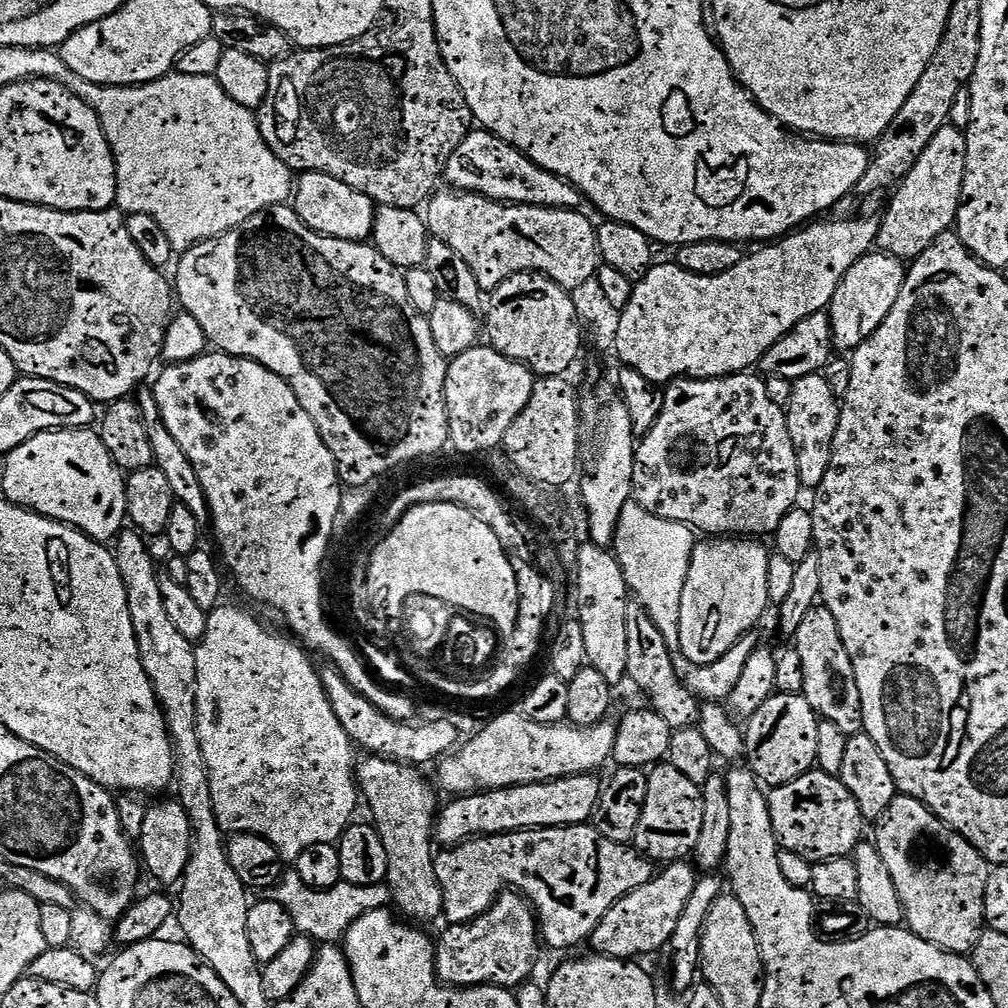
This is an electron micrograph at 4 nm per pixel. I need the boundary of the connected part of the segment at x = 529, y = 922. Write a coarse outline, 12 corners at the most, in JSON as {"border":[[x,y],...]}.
{"border":[[505,890],[445,927],[445,985],[515,989],[542,949],[527,896]]}

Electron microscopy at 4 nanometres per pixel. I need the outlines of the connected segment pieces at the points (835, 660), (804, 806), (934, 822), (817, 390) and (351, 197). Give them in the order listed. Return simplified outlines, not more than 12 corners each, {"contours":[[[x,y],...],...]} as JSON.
{"contours":[[[834,614],[798,626],[802,694],[846,737],[863,733],[862,698]],[[839,777],[767,793],[776,843],[812,864],[851,857],[866,827]],[[913,796],[874,843],[908,931],[971,953],[990,865]],[[823,374],[794,381],[786,409],[804,490],[830,470],[841,401]],[[299,173],[294,207],[318,234],[372,239],[377,204],[362,190]]]}

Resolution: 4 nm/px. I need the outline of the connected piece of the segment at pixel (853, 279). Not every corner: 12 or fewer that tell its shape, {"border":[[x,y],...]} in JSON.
{"border":[[881,252],[850,268],[828,307],[850,354],[897,302],[903,261]]}

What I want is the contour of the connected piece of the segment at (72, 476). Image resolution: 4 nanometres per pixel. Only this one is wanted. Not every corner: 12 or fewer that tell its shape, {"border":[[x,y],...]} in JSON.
{"border":[[99,431],[5,455],[3,499],[115,541],[125,473]]}

